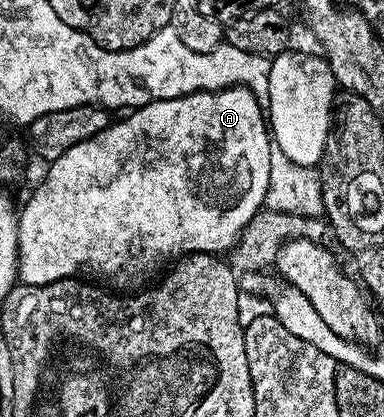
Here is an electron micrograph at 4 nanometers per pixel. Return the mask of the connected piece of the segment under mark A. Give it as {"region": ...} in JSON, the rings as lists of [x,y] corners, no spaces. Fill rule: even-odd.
{"region":[[[232,85],[230,89],[190,93],[184,97],[174,97],[141,105],[124,117],[127,117],[124,121],[116,120],[108,125],[105,131],[85,139],[85,143],[77,143],[77,147],[69,147],[65,155],[50,162],[48,169],[51,170],[48,171],[47,178],[36,187],[35,194],[27,201],[27,206],[24,209],[22,206],[19,213],[18,275],[18,280],[22,284],[48,285],[66,277],[74,277],[106,283],[115,291],[135,291],[146,286],[152,280],[150,277],[163,264],[166,266],[168,262],[180,255],[189,253],[223,255],[226,249],[234,250],[239,244],[239,238],[243,235],[243,229],[258,215],[260,209],[264,208],[269,187],[273,138],[269,132],[269,121],[265,116],[264,106],[253,90],[244,89],[241,85]]]}

